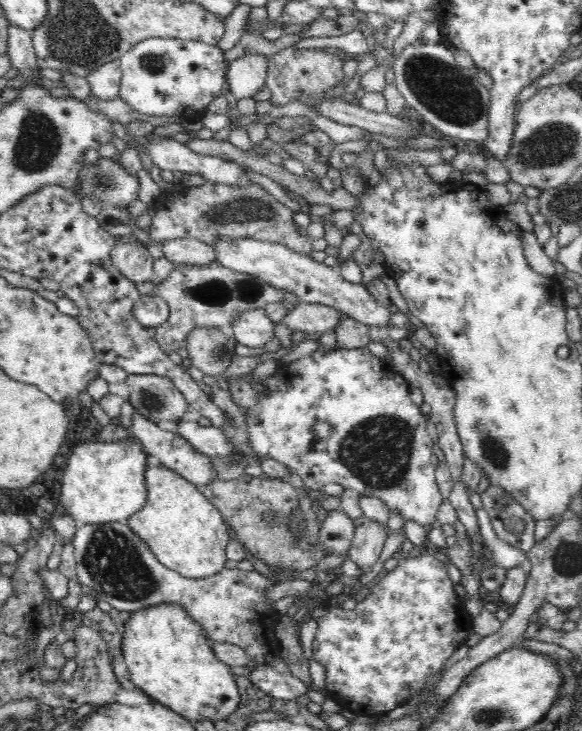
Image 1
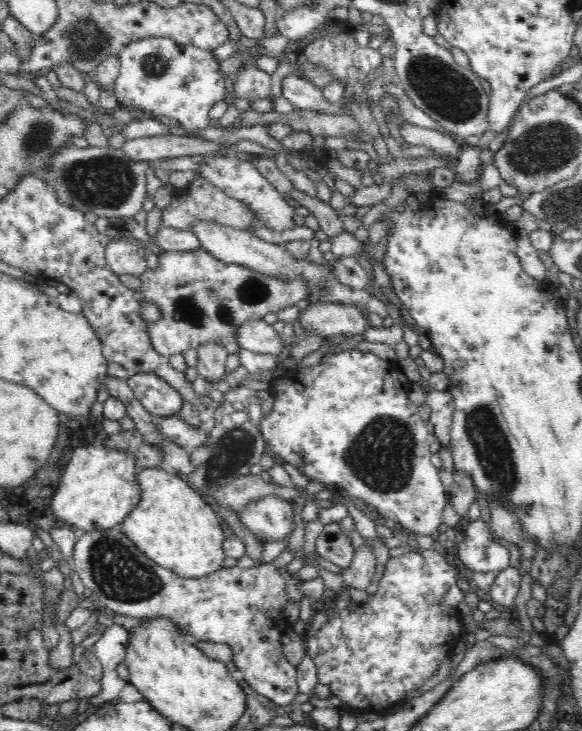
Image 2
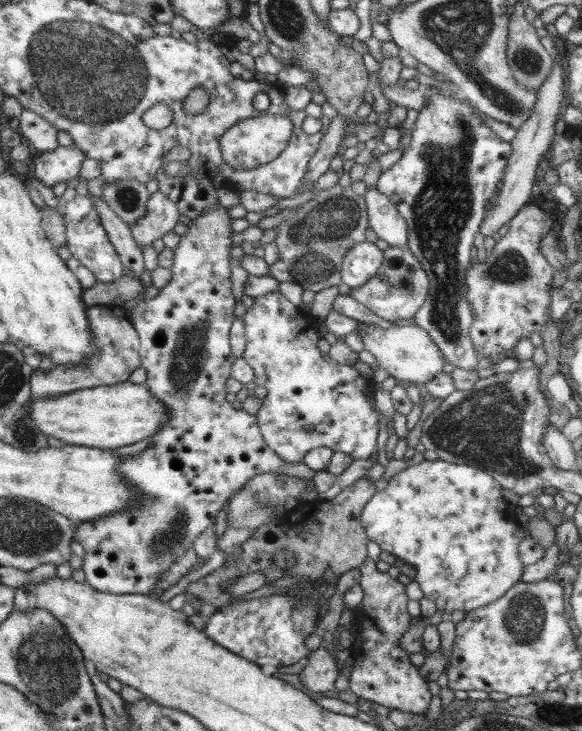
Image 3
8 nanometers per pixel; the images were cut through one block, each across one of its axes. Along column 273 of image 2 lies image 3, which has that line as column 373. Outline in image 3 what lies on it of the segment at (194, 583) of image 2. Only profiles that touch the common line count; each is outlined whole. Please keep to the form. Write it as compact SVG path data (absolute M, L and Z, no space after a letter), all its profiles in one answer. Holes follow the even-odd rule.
M371 557L366 558L358 569L364 598L356 613L363 631L357 629L354 633L355 642L350 648L354 665L348 688L358 697L381 706L426 715L433 697L428 689L428 681L420 675L419 666L410 661L410 653L400 647L400 638L414 624L406 607L409 599L405 585L387 572L380 572Z

